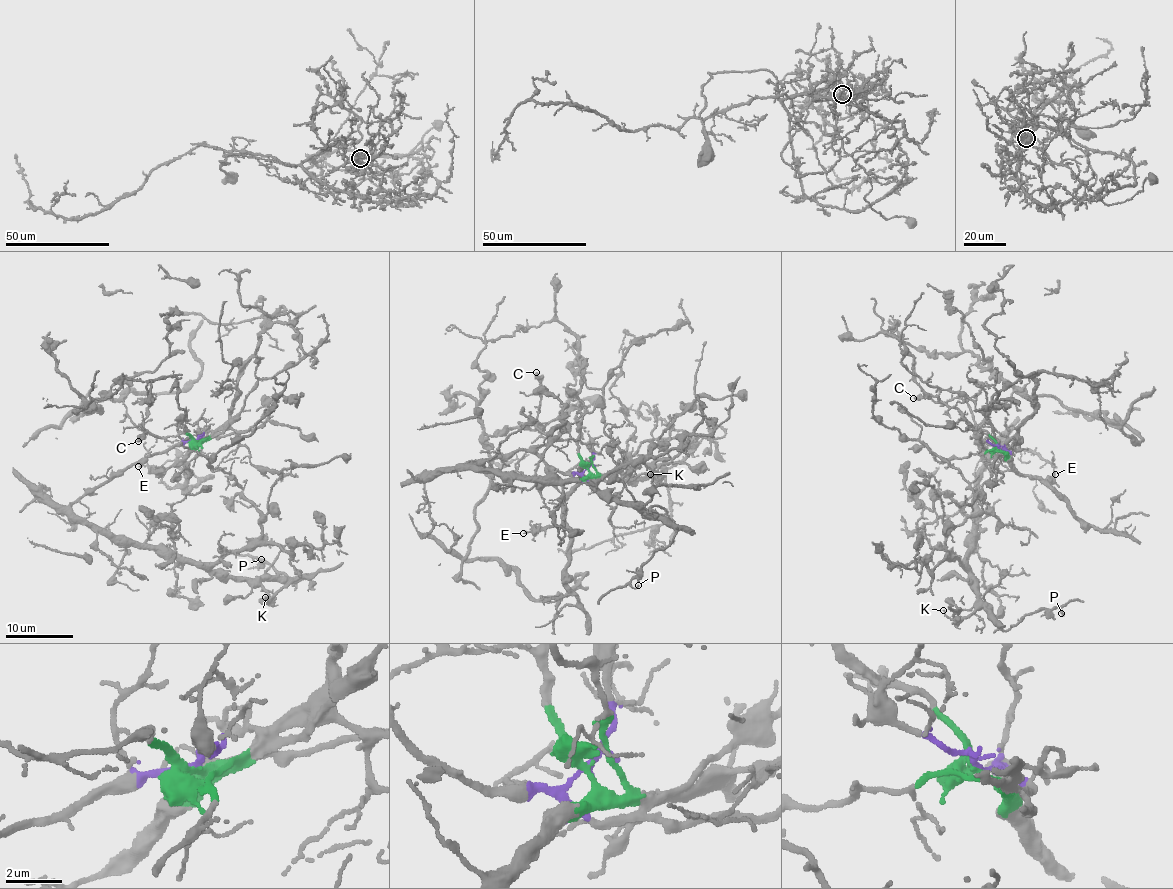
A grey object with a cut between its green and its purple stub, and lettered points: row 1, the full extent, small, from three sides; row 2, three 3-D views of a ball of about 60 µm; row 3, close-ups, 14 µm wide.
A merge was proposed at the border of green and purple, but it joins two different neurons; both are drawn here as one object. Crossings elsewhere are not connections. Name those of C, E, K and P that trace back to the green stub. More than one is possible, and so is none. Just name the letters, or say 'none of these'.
C, E

